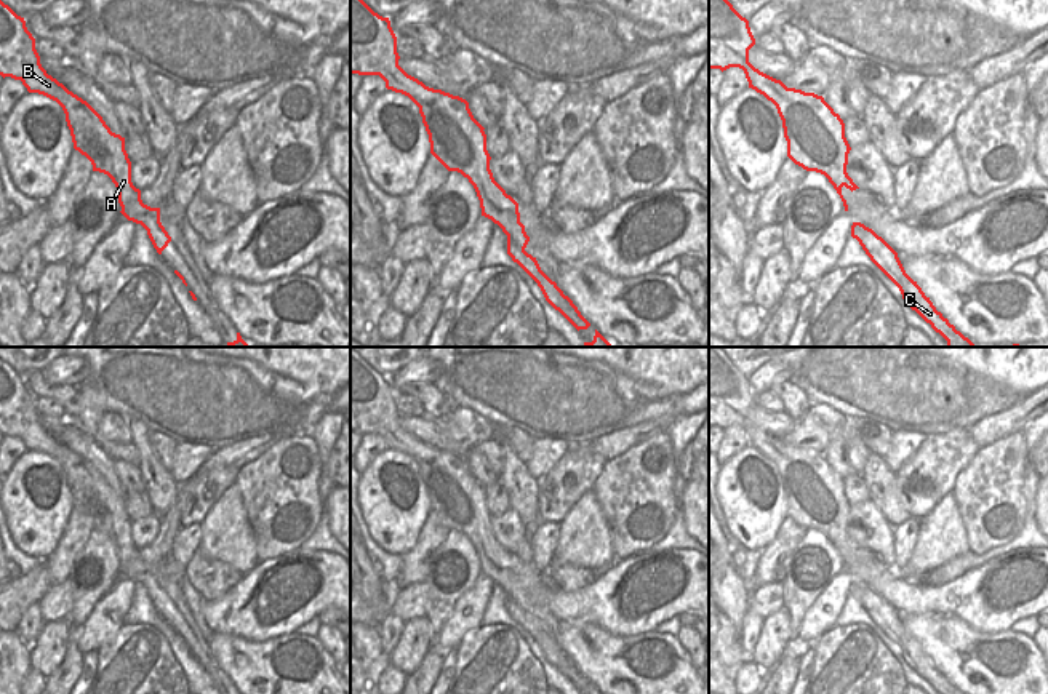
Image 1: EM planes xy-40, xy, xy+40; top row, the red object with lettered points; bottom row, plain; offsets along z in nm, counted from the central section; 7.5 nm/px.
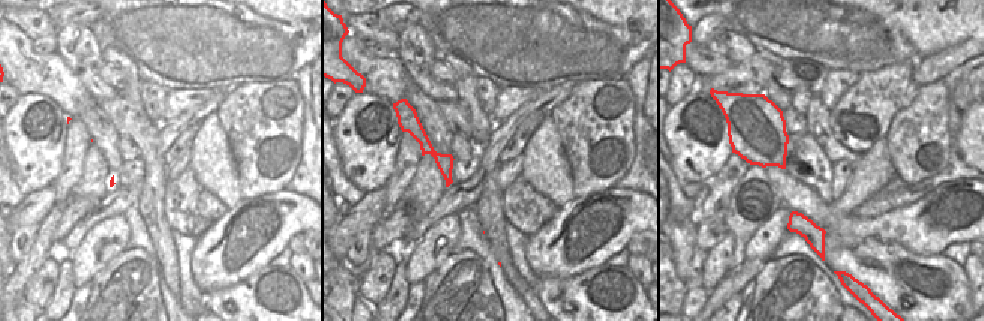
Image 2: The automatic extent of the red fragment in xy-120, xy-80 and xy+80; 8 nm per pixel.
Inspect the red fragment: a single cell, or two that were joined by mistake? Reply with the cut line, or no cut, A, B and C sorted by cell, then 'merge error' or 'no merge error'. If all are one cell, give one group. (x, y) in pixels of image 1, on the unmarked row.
cut xy (508, 597), (524, 608); groups A B / C; merge error

